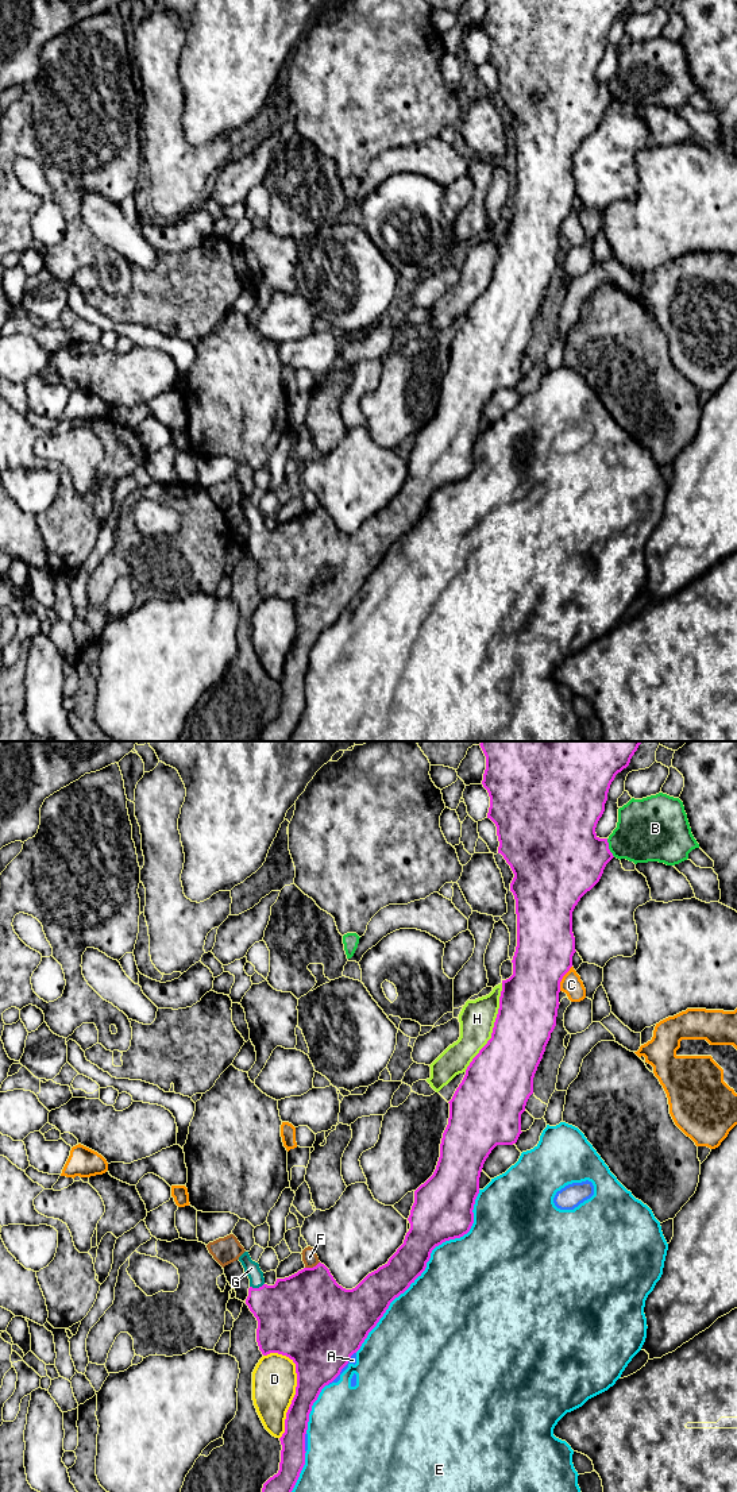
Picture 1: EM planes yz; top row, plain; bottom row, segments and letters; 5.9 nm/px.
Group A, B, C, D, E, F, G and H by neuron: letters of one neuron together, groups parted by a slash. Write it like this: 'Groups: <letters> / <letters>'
Groups: A E / B / C / D / F / G / H

